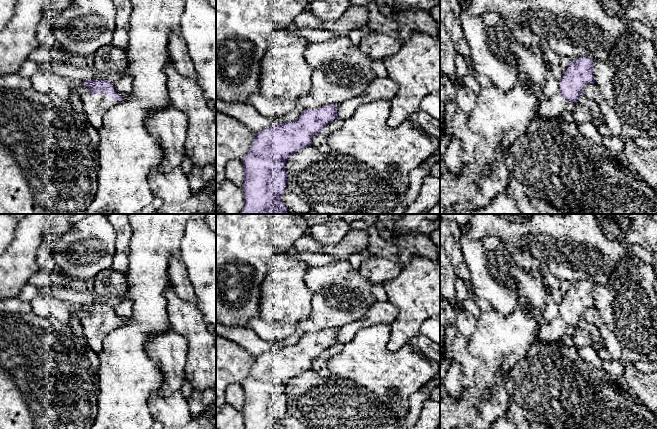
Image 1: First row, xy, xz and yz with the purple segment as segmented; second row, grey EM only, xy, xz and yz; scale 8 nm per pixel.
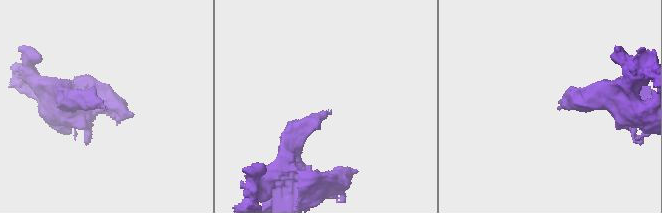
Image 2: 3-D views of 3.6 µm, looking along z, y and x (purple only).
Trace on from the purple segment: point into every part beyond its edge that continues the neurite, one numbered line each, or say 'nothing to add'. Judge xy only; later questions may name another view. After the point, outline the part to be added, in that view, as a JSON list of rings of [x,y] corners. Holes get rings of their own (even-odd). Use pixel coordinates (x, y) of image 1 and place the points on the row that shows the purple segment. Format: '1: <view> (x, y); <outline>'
1: xy (94, 106); [[[85,92],[84,94],[81,95],[81,103],[83,105],[83,110],[85,112],[85,114],[87,115],[87,118],[89,120],[89,122],[91,123],[91,125],[99,130],[103,124],[103,116],[106,112],[107,109],[109,109],[110,107],[122,102],[125,99],[125,95],[122,95],[122,100],[118,101],[118,100],[112,100],[109,98],[108,94],[89,94],[87,92]]]

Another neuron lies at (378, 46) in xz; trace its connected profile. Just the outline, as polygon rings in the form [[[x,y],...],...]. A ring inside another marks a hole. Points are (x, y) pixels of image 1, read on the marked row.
[[[374,31],[364,37],[360,47],[373,61],[384,61],[385,58],[394,55],[401,45],[393,36]]]

